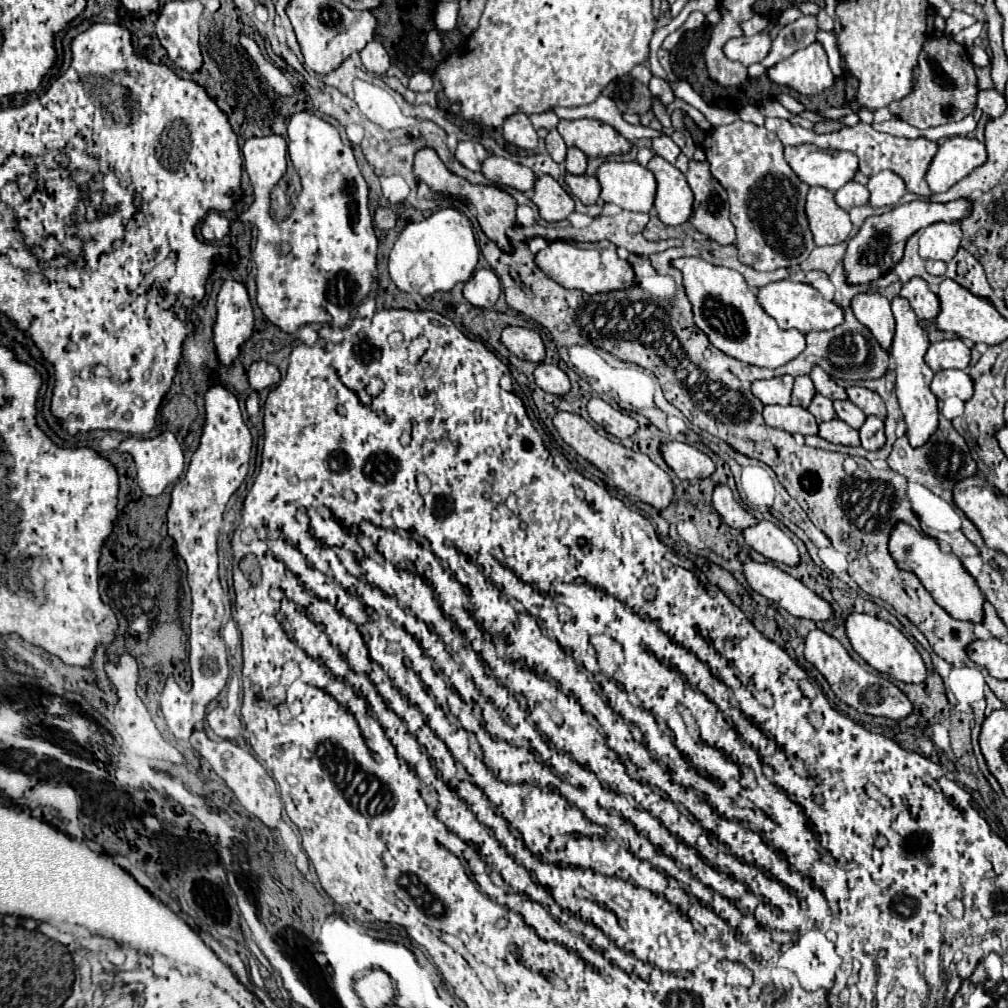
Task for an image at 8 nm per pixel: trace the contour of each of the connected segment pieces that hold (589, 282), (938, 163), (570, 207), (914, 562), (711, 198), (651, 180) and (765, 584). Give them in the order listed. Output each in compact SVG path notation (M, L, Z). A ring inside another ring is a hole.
M555 240L547 244L541 252L535 256L535 264L557 284L563 288L579 288L587 294L597 292L609 292L619 288L629 288L633 284L633 268L627 260L621 260L615 252L615 244L603 240L603 242L563 242Z
M953 136L941 142L925 178L933 192L945 192L983 162L987 162L983 142L971 136Z
M551 176L537 178L537 182L535 182L535 196L531 200L539 208L541 218L547 220L547 222L565 220L575 210L573 198Z
M897 522L889 536L889 554L893 556L899 570L913 572L919 578L925 590L943 610L947 610L947 614L951 614L957 620L969 620L975 624L983 622L983 592L979 590L975 578L963 568L961 560L953 552L945 554L935 538L921 534L905 522Z
M689 162L689 172L685 174L687 182L693 190L695 202L699 202L693 210L691 224L707 234L717 244L733 244L735 228L729 220L729 202L725 188L711 176L707 162Z
M613 160L603 162L597 168L597 180L601 184L603 202L613 202L623 210L633 210L633 212L649 212L653 208L655 176L639 162L613 162Z
M747 560L745 564L745 578L747 578L747 582L749 582L749 586L755 590L755 592L759 592L759 594L763 594L765 598L769 598L769 600L773 600L773 602L777 602L781 608L785 608L791 616L797 616L797 618L809 618L809 620L829 620L831 616L833 616L833 606L827 602L827 600L823 600L821 596L817 596L813 590L809 590L805 584L801 584L797 578L789 578L789 574L787 572L783 572L783 570L779 570L777 566L773 566L773 564L759 564L759 562L753 562L753 560Z

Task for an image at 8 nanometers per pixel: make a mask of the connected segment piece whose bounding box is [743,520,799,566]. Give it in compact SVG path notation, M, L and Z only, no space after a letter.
M759 522L757 526L751 526L743 530L745 542L763 554L769 560L783 560L787 566L797 566L799 564L799 550L793 544L793 540L779 530L773 522Z

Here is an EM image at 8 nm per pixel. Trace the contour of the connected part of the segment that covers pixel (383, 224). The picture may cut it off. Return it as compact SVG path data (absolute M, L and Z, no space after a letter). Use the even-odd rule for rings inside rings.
M377 208L373 220L375 220L375 226L377 226L377 228L381 228L381 230L391 230L391 228L395 228L397 216L395 216L395 212L389 210L389 208Z

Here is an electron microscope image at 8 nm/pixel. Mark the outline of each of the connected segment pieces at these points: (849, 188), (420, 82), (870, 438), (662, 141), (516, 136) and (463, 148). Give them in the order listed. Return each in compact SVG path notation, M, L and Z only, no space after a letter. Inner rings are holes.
M847 182L845 186L841 186L837 192L835 192L835 202L843 208L843 210L849 210L853 206L861 206L861 204L867 204L869 200L869 190L863 186L863 184L857 184L857 182Z
M417 72L417 74L413 74L411 80L409 80L409 88L413 92L427 92L427 90L431 90L433 88L431 74L429 72Z
M867 416L865 424L859 428L861 434L861 446L865 450L879 450L885 444L885 434L883 434L883 420L875 416Z
M669 136L655 138L655 140L653 140L653 150L655 150L655 154L659 154L661 158L665 158L665 160L671 162L671 164L675 164L677 156L681 154L679 146L677 146Z
M513 114L511 118L505 120L503 124L503 138L509 144L515 144L523 150L535 150L537 148L537 134L535 128L531 126L529 118L525 114Z
M459 142L457 152L455 152L457 160L459 160L465 168L469 168L469 170L473 170L473 172L481 172L481 164L485 162L485 158L487 158L489 154L491 154L491 152L489 152L483 144L479 144L479 142Z

